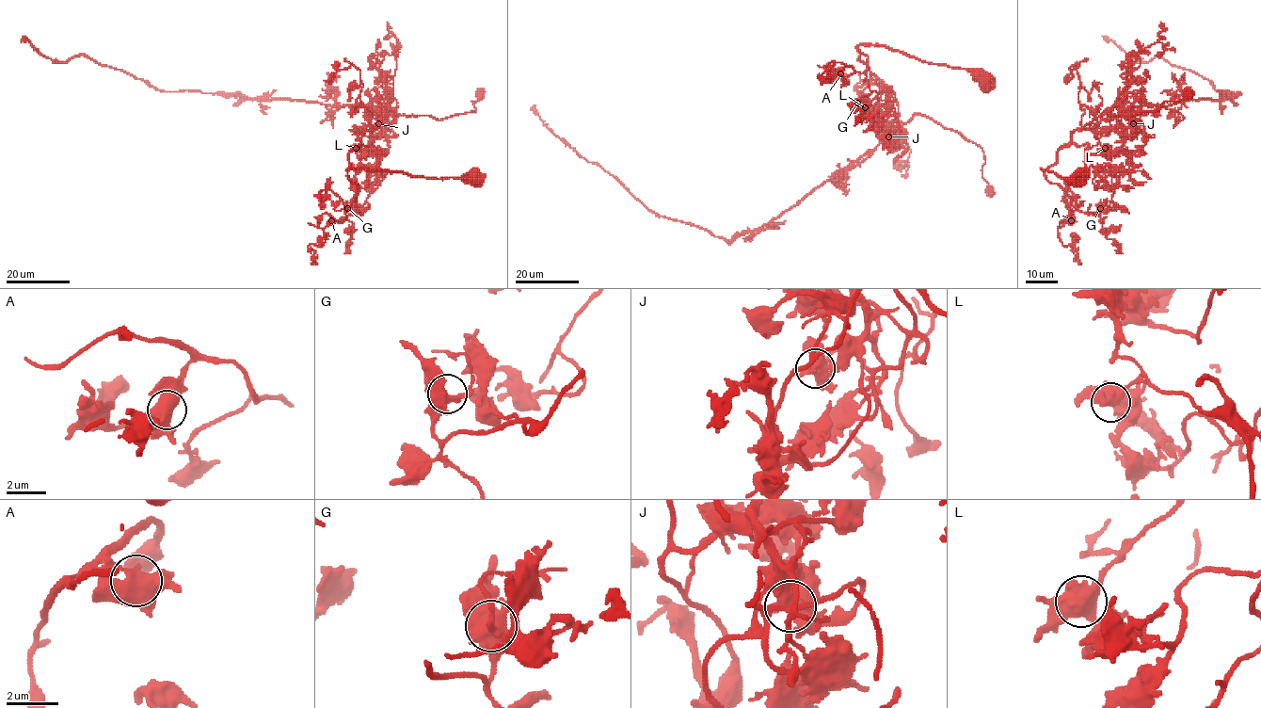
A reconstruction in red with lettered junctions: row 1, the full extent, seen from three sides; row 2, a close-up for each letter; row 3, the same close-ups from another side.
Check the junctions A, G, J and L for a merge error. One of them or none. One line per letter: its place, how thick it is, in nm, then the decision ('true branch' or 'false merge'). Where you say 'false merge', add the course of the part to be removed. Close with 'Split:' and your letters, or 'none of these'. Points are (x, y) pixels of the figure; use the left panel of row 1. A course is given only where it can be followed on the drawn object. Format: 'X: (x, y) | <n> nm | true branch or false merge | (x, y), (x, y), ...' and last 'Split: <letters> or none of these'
A: (331, 220) | 600 nm | true branch
G: (347, 208) | 650 nm | true branch
J: (378, 123) | 600 nm | false merge | (378, 123), (386, 112), (367, 105), (333, 107), (158, 90), (83, 55), (54, 62), (24, 36)
L: (356, 148) | 600 nm | true branch
Split: J

